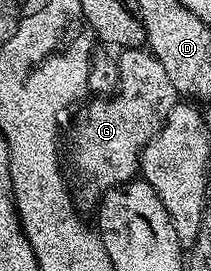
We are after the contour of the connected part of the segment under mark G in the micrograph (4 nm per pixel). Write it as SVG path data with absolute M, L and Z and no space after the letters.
M146 48L122 50L117 60L119 88L112 96L88 100L82 106L83 114L76 119L75 130L71 133L71 165L75 168L75 181L79 184L77 197L80 202L98 202L104 193L108 193L113 187L124 185L139 173L139 156L145 146L162 131L169 111L173 111L177 104L177 94L173 83L169 83L169 75L165 75L165 67L161 67L158 59Z

